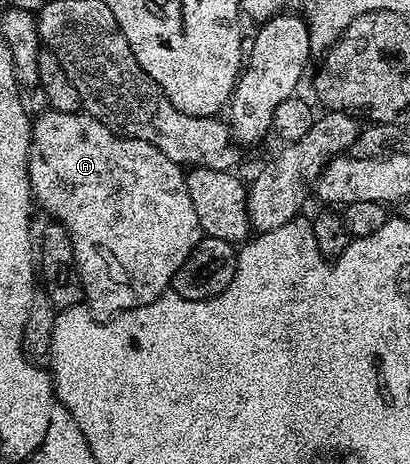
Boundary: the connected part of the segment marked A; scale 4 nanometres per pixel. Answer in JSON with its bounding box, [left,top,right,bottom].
[29,110,202,322]

